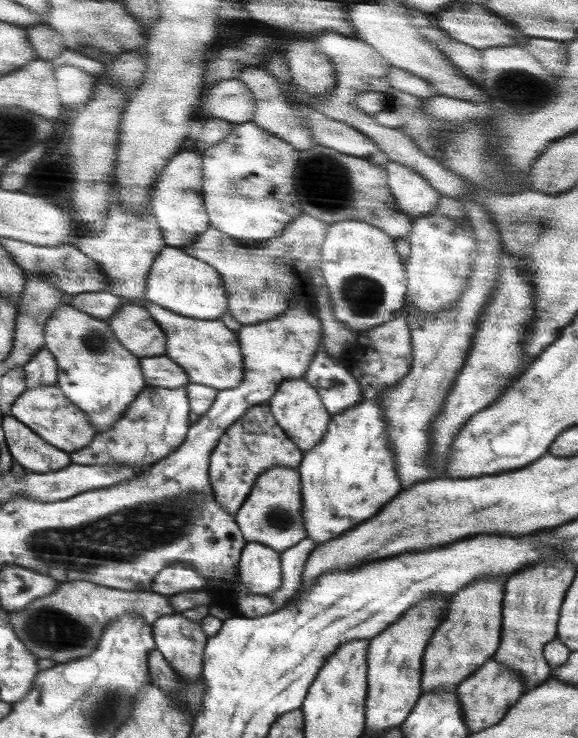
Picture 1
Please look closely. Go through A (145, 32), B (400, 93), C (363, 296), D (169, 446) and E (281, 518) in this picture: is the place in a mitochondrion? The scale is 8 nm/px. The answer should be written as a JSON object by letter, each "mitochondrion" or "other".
{"A":"other","B":"other","C":"mitochondrion","D":"other","E":"mitochondrion"}

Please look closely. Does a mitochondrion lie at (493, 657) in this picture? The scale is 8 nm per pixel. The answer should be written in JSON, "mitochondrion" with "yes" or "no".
{"mitochondrion":"no"}

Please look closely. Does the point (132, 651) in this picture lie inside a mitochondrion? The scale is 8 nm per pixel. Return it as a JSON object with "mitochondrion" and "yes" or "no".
{"mitochondrion":"no"}

